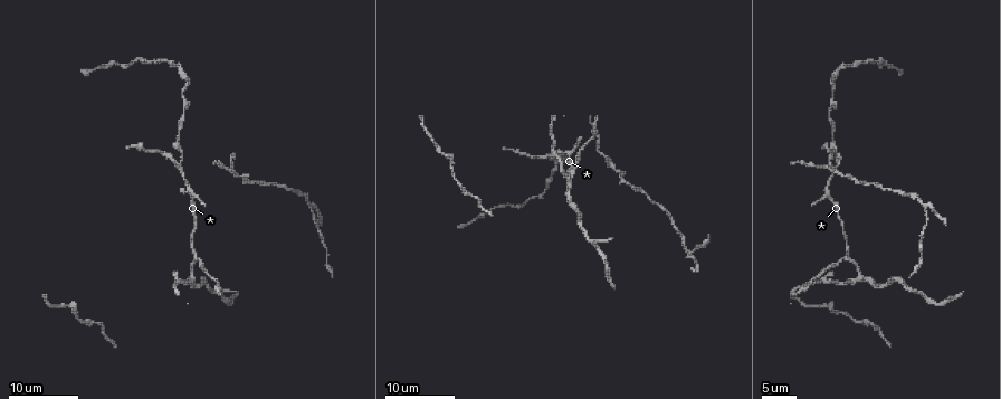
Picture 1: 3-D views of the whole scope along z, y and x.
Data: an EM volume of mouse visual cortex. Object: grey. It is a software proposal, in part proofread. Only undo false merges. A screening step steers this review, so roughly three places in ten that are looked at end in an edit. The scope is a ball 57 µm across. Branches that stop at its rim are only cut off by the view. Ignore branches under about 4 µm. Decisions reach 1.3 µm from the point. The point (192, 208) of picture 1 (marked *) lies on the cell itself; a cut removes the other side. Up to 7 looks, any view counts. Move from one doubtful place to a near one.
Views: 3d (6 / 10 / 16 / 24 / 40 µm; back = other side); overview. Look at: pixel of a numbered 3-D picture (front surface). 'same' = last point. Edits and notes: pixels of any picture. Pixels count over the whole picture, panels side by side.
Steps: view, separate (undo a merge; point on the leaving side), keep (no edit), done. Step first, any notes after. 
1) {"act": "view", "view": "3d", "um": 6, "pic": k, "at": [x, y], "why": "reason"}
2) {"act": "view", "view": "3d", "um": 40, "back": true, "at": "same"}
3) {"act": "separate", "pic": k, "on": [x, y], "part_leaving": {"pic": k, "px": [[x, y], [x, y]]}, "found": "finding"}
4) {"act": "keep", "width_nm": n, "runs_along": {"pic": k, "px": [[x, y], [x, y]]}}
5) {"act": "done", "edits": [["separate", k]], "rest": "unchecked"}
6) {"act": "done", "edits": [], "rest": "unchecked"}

{"act": "view", "view": "3d", "um": 24, "pic": 1, "at": [181, 166], "why": "three arms meet"}

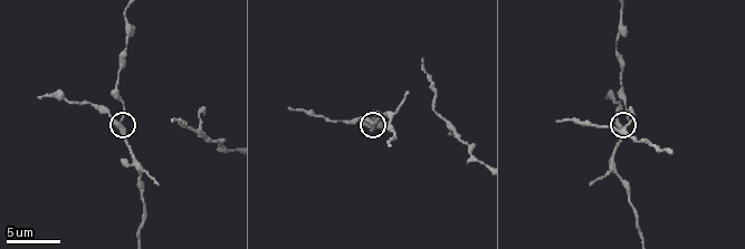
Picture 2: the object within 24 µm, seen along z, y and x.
{"act": "view", "view": "3d", "um": 6, "pic": 2, "at": [122, 129]}

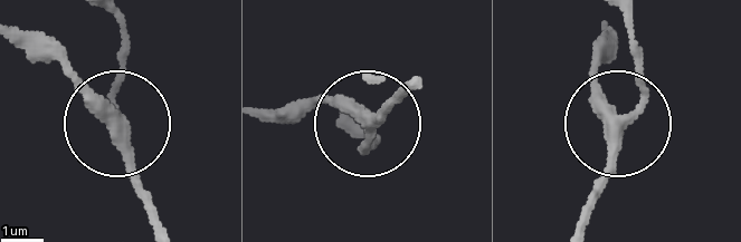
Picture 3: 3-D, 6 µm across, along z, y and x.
{"act": "keep", "side_arm_um": 10, "arms": 3, "found": "one cell here"}

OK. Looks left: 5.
{"act": "view", "view": "3d", "um": 24, "pic": 1, "at": [843, 258], "why": "two arms in line, one across"}

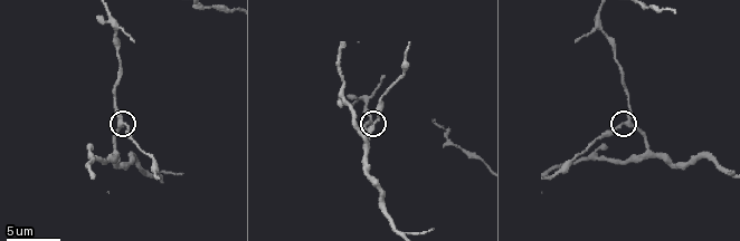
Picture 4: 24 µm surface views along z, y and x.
{"act": "view", "view": "3d", "um": 6, "pic": 4, "at": [124, 123], "why": "closer look"}

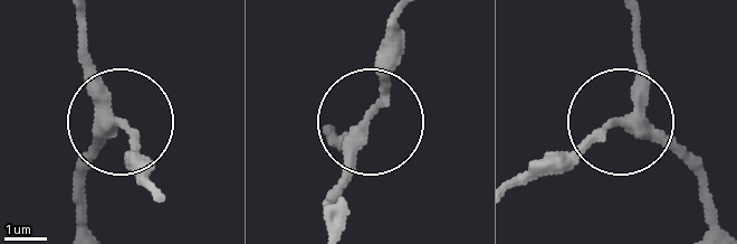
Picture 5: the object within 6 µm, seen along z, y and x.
{"act": "keep", "side_arm_um": 11, "runs_along": {"pic": 5, "px": [[633, 16], [630, 112], [530, 182]]}, "found": "all the same cell"}

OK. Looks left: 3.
{"act": "view", "view": "3d", "um": 10, "pic": 4, "at": [342, 85], "why": "three arms meet"}

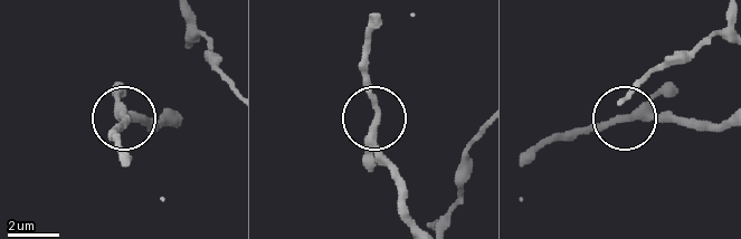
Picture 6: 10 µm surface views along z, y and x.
{"act": "view", "view": "3d", "um": 10, "back": true, "pic": 6, "at": [628, 116]}

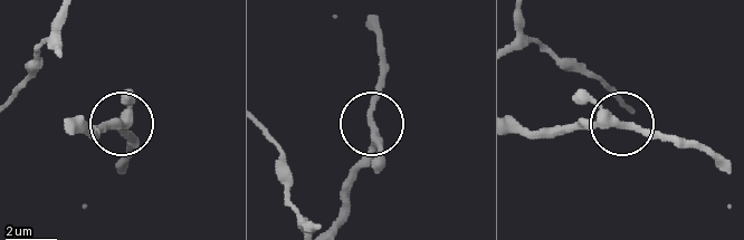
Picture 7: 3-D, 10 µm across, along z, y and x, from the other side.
{"act": "keep", "runs_along": {"pic": 7, "px": [[328, 229], [345, 178], [373, 133], [380, 46]]}, "found": "one cell here"}

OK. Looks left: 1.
{"act": "done", "edits": [], "rest": "unchecked"}

